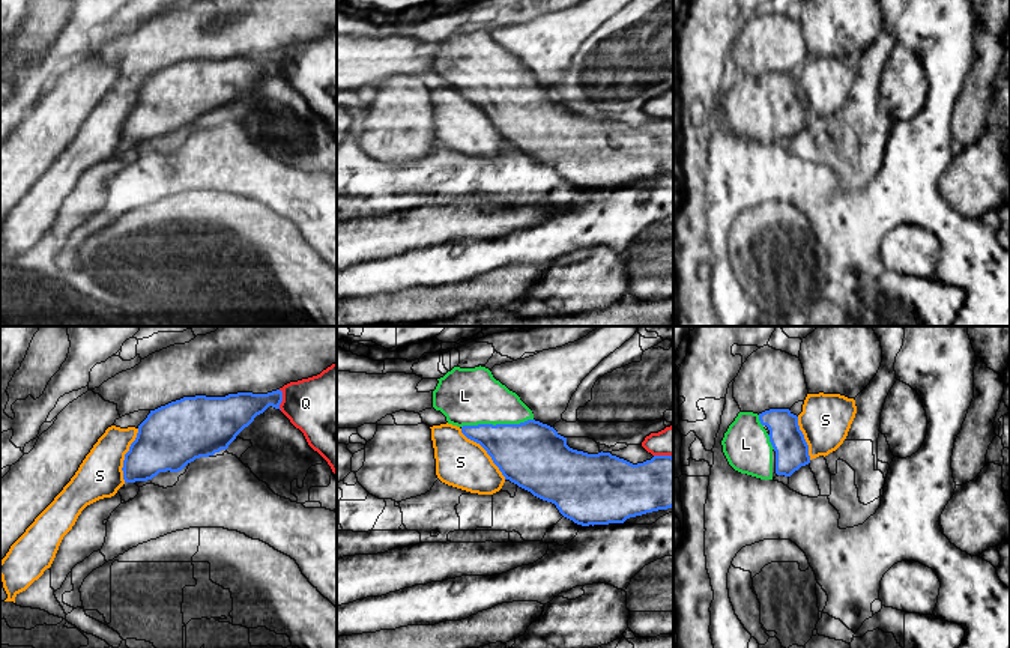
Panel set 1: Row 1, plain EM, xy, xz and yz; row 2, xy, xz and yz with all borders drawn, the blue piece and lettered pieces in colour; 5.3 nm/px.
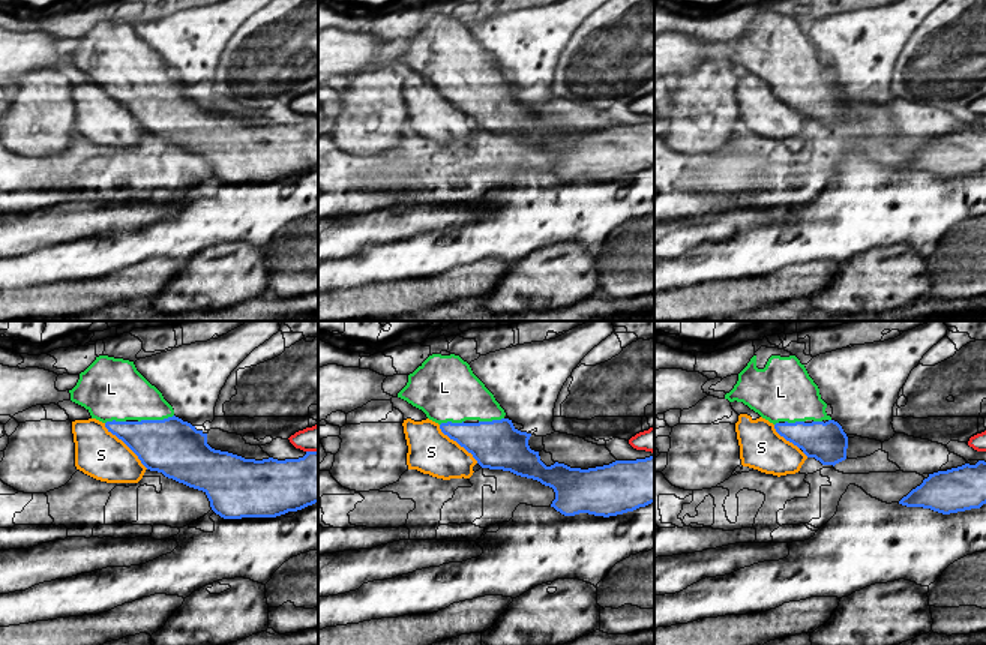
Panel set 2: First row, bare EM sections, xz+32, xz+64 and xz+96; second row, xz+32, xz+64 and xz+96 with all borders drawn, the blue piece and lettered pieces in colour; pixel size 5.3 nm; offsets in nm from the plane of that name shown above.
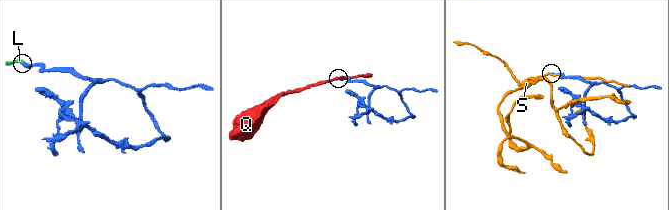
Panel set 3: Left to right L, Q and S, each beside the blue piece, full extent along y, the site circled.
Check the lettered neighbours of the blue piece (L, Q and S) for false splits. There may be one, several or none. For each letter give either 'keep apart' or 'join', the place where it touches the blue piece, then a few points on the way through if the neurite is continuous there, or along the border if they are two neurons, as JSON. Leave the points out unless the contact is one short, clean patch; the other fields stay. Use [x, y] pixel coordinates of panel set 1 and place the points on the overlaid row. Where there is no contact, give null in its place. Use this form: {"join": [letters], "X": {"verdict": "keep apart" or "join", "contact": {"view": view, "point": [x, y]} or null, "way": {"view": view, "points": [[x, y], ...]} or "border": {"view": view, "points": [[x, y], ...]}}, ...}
{"join": ["L"], "L": {"verdict": "join", "contact": {"view": "xz", "point": [496, 424]}}, "Q": {"verdict": "keep apart", "contact": {"view": "xy", "point": [281, 400]}}, "S": {"verdict": "keep apart", "contact": {"view": "xz", "point": [486, 450]}}}

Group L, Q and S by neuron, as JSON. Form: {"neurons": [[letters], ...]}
{"neurons": [["L"], ["Q"], ["S"]]}

